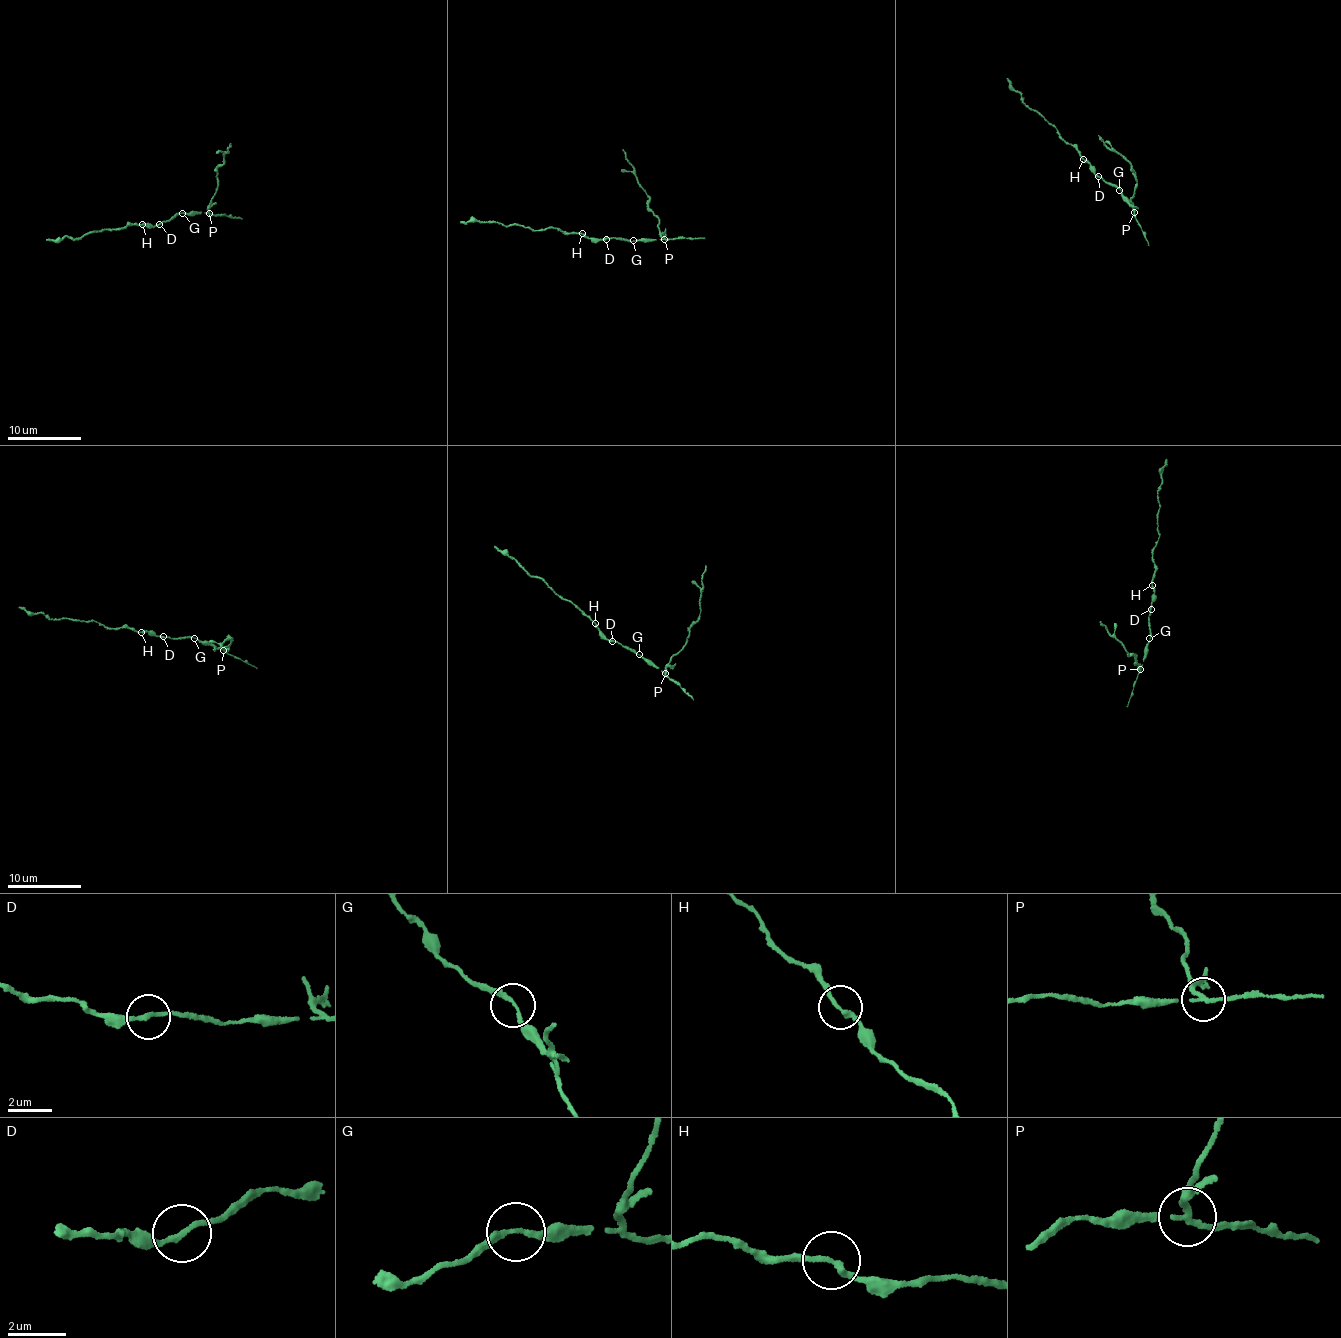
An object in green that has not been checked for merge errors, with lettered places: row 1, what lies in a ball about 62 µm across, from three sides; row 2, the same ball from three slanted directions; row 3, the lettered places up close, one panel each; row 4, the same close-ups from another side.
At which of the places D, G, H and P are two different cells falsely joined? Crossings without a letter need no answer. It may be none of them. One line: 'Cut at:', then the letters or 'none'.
Cut at: P

